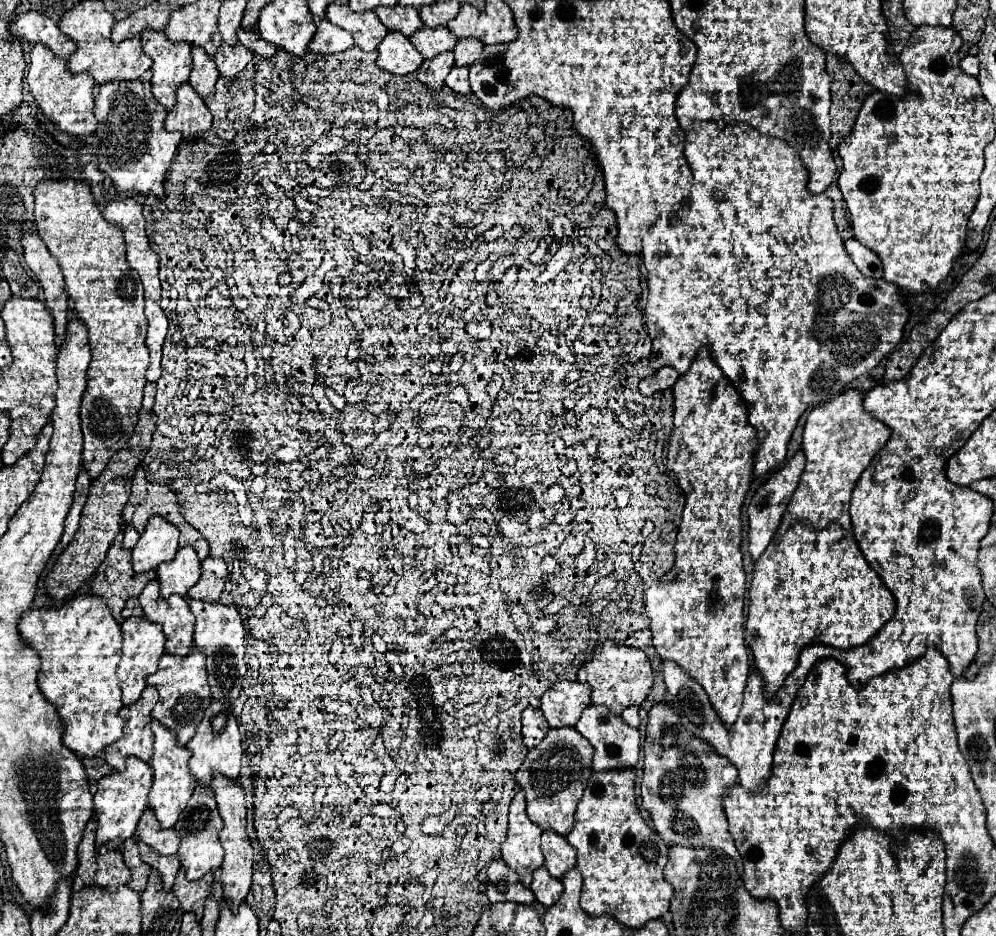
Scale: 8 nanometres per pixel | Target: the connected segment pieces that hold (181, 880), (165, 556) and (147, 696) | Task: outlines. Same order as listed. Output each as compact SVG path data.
M180 868L178 874L176 874L176 882L174 882L172 890L174 890L176 898L180 900L182 910L184 912L194 912L196 918L200 920L202 912L204 912L204 900L210 894L210 886L212 886L212 874L206 874L200 880L190 882L184 876L184 868Z
M152 516L144 534L132 550L132 564L136 572L156 570L160 562L172 560L178 552L178 528L160 516Z
M146 686L142 696L120 710L120 718L124 720L124 734L120 740L104 748L106 762L114 770L124 770L126 768L126 758L128 756L138 756L142 760L152 760L152 708L158 702L158 692L152 686Z

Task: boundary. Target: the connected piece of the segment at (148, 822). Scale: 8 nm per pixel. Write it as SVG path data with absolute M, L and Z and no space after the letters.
M152 808L144 810L144 814L138 822L136 834L142 838L144 844L148 844L150 848L154 848L156 852L166 854L166 856L176 854L176 850L180 846L180 834L174 828L160 828L160 822L156 820Z

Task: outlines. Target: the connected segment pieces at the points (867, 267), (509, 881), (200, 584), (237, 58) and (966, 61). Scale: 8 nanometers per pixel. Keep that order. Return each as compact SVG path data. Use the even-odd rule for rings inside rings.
M846 240L846 250L848 250L848 256L854 260L856 268L860 272L864 272L864 276L870 276L870 278L882 278L882 262L878 258L876 252L872 252L870 248L866 248L864 244L860 244L858 240Z
M502 858L494 860L488 868L486 896L490 898L490 902L500 902L500 900L512 900L520 904L534 902L534 892L520 884L516 872L512 872L512 868L508 868Z
M208 556L202 562L202 576L196 582L196 586L192 586L192 590L188 592L188 598L192 596L196 600L218 600L224 590L226 576L228 576L226 562L222 558Z
M220 44L220 48L214 54L218 72L226 78L236 78L236 74L240 74L252 58L254 58L254 54L248 48L244 48L242 44L236 44L236 46Z
M966 56L966 58L962 58L962 60L960 60L960 68L962 68L966 74L978 78L978 60L976 60L976 56Z

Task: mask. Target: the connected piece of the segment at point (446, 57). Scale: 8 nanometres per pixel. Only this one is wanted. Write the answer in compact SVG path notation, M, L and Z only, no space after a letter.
M442 52L432 60L424 60L424 64L418 68L418 80L424 82L430 90L438 92L452 68L454 68L452 52Z

